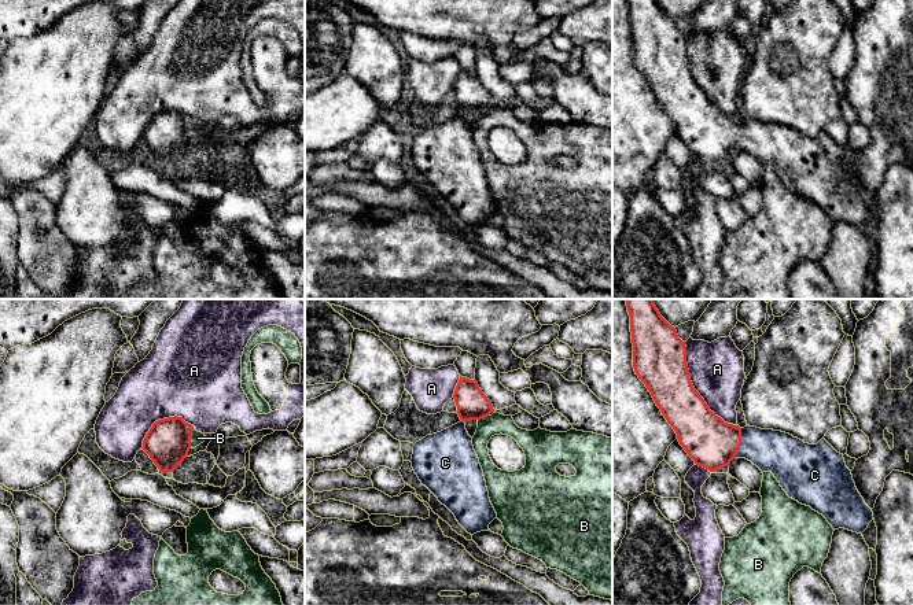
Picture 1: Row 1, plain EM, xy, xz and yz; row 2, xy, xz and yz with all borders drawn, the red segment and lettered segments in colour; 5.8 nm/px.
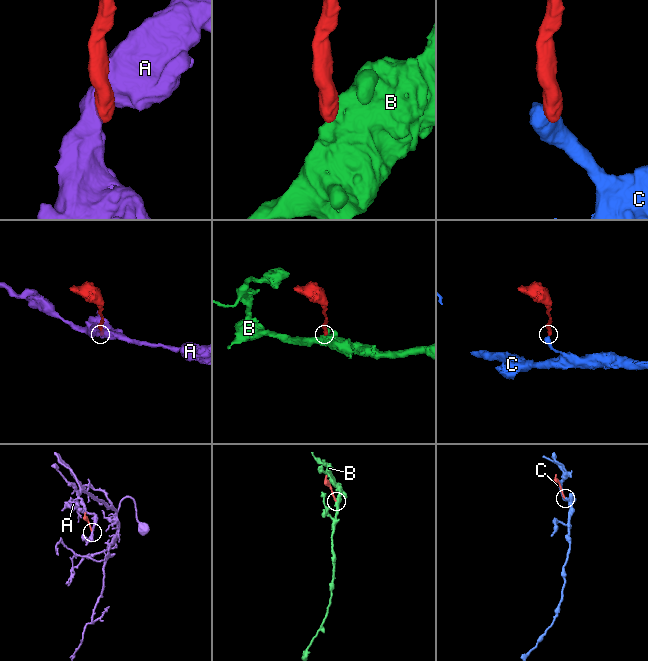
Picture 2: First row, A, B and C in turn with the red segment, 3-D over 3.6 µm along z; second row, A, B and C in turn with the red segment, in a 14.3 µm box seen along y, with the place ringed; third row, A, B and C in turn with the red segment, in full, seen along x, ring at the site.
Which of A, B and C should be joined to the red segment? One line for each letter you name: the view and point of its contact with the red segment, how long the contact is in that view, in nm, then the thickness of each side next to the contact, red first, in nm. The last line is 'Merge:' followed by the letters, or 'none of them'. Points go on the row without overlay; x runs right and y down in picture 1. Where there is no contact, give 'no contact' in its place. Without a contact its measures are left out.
C: yz (740, 136) | 180 nm | 300/240 nm
Merge: C

